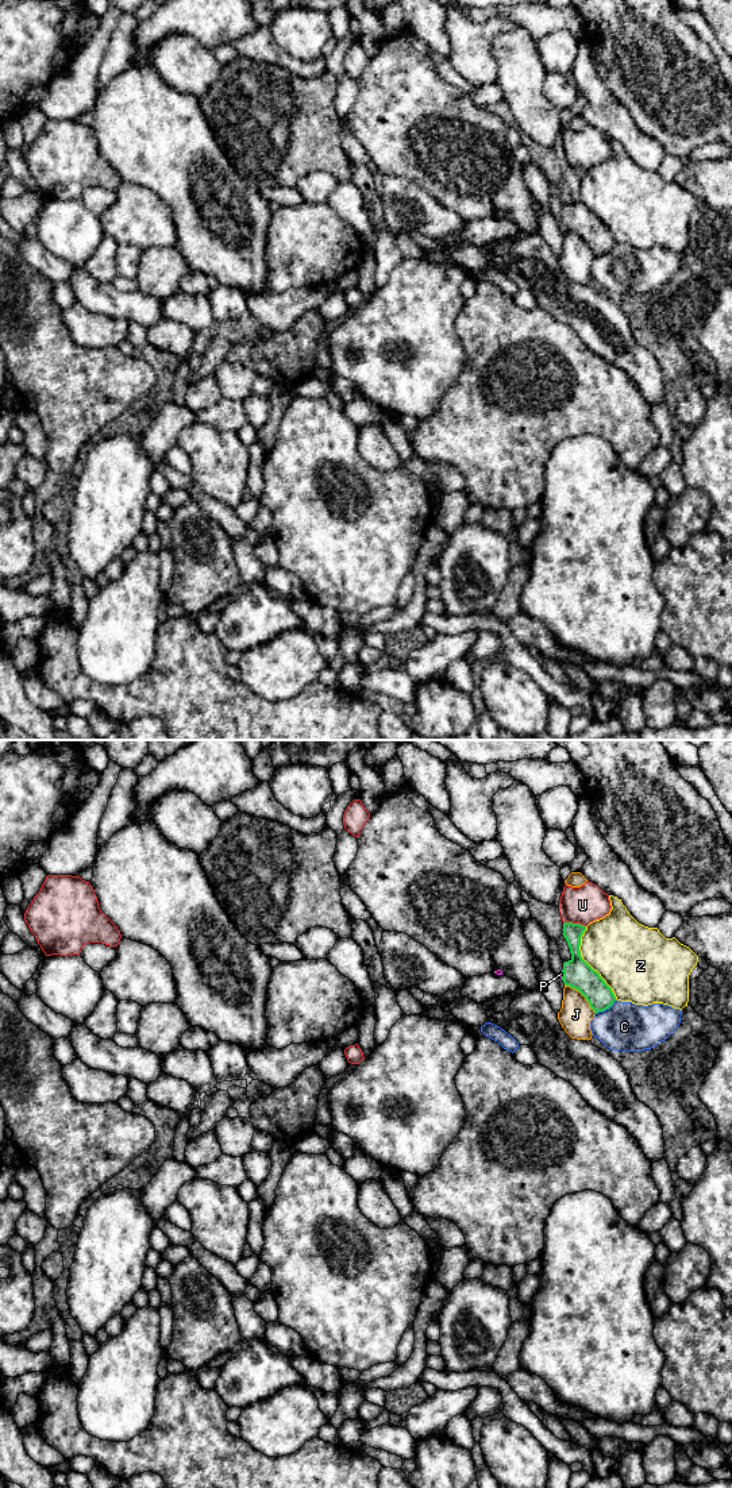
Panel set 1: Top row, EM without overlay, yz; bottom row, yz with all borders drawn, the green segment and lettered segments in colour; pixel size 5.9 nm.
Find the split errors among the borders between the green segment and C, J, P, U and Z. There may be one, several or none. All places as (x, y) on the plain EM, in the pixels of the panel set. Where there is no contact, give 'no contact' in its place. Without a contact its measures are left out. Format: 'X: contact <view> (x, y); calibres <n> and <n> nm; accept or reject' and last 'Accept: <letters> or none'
C: contact yz (605, 253); calibres 160 and 300 nm; reject
J: contact yz (582, 238); calibres 170 and 190 nm; reject
P: contact yz (563, 219); calibres 170 and 30 nm; accept
U: contact yz (574, 168); calibres 110 and 220 nm; reject
Z: contact yz (586, 207); calibres 170 and 400 nm; reject
Accept: P

